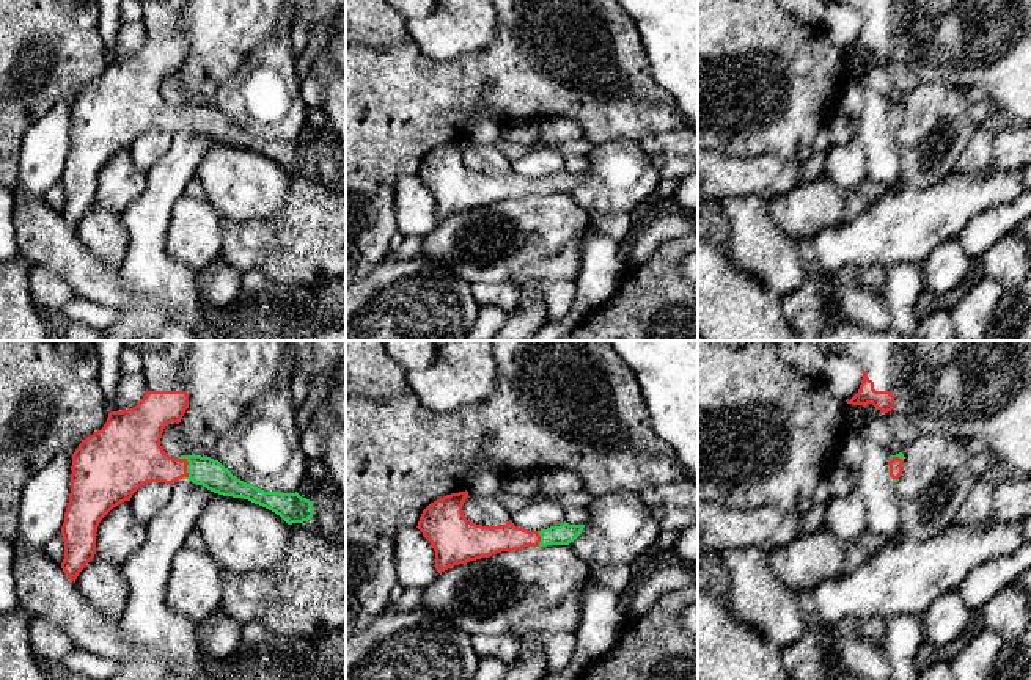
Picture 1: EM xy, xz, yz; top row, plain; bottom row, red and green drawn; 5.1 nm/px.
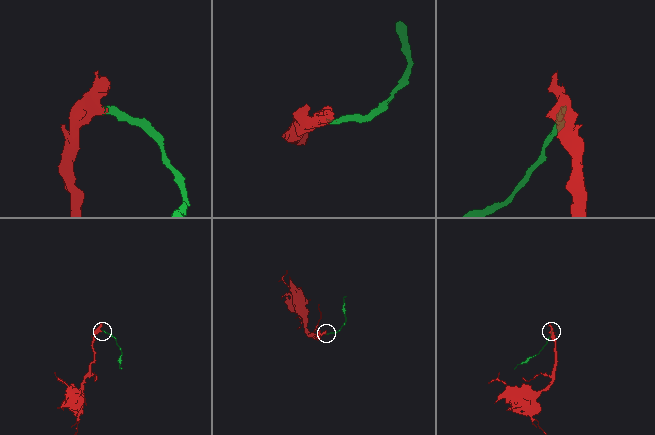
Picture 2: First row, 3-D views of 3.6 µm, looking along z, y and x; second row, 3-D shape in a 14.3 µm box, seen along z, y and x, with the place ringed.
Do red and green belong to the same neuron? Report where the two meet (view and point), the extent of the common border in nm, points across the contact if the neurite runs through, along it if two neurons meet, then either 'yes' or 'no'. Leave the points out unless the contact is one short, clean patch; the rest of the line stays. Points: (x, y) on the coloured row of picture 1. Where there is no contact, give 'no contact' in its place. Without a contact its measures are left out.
xy (187, 464) | 120 nm | across xy (139, 459), (154, 465), (187, 464), (206, 471) | yes

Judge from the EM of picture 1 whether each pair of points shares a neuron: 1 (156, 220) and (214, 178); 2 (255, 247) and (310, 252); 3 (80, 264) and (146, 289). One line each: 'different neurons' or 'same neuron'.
1: different neurons
2: different neurons
3: different neurons

